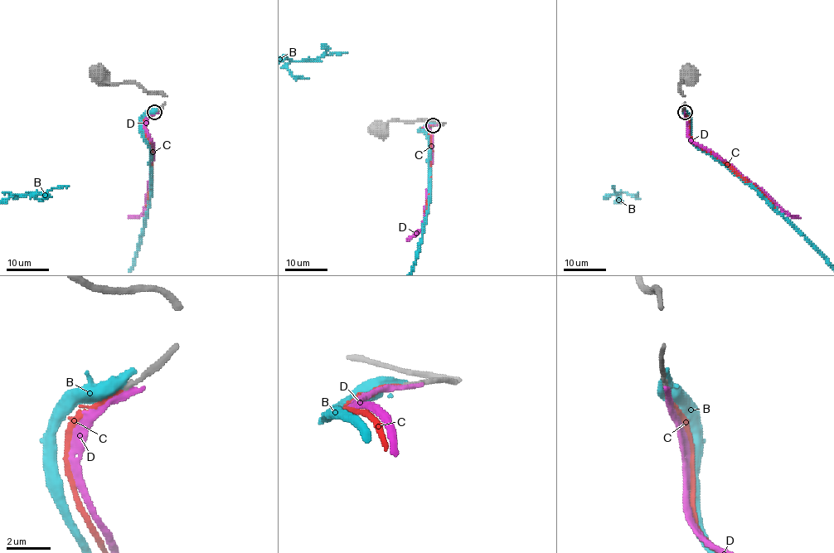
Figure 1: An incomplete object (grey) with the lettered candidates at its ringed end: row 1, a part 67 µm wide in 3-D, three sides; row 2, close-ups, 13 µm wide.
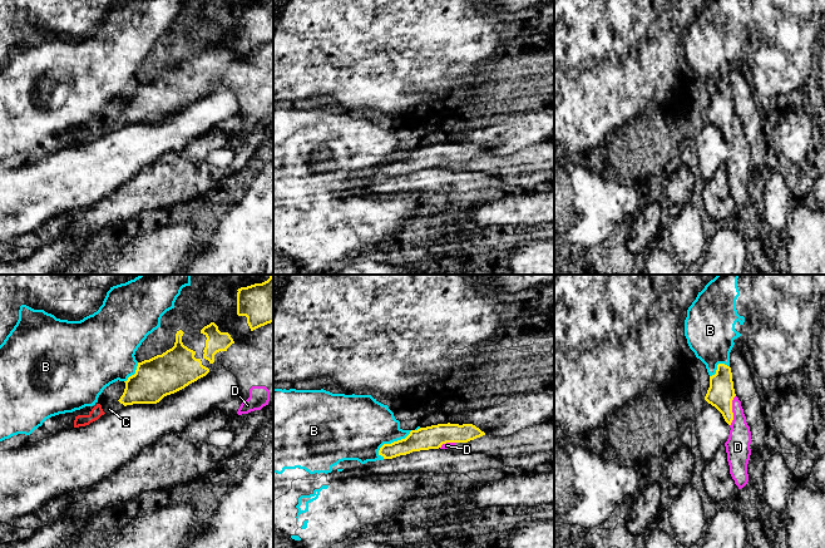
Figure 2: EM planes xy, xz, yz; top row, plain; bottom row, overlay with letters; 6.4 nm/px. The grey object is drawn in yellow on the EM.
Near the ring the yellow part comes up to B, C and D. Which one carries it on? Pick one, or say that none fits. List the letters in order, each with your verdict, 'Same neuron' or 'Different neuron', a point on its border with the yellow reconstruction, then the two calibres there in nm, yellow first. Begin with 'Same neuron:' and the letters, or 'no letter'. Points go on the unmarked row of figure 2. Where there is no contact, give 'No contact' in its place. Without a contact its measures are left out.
Same neuron: C
B: Different neuron. Touches yellow at xz (394, 161). Thickness 140 nm (yellow) against 400 nm
C: Same neuron. No contact
D: Different neuron. Touches yellow at yz (731, 129). Thickness 170 nm (yellow) against 160 nm

